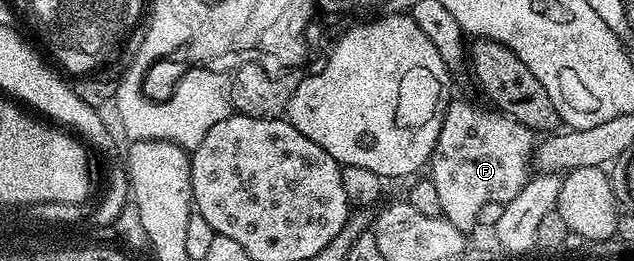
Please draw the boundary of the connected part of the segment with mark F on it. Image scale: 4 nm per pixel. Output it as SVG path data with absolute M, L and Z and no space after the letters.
M452 100L445 111L441 135L437 135L435 150L431 153L429 162L429 180L437 187L437 195L443 208L442 216L464 231L476 228L479 212L481 207L485 207L485 203L511 201L517 195L517 191L525 187L527 178L533 173L537 135L506 113L500 113L491 107L486 108L482 109L471 101Z

